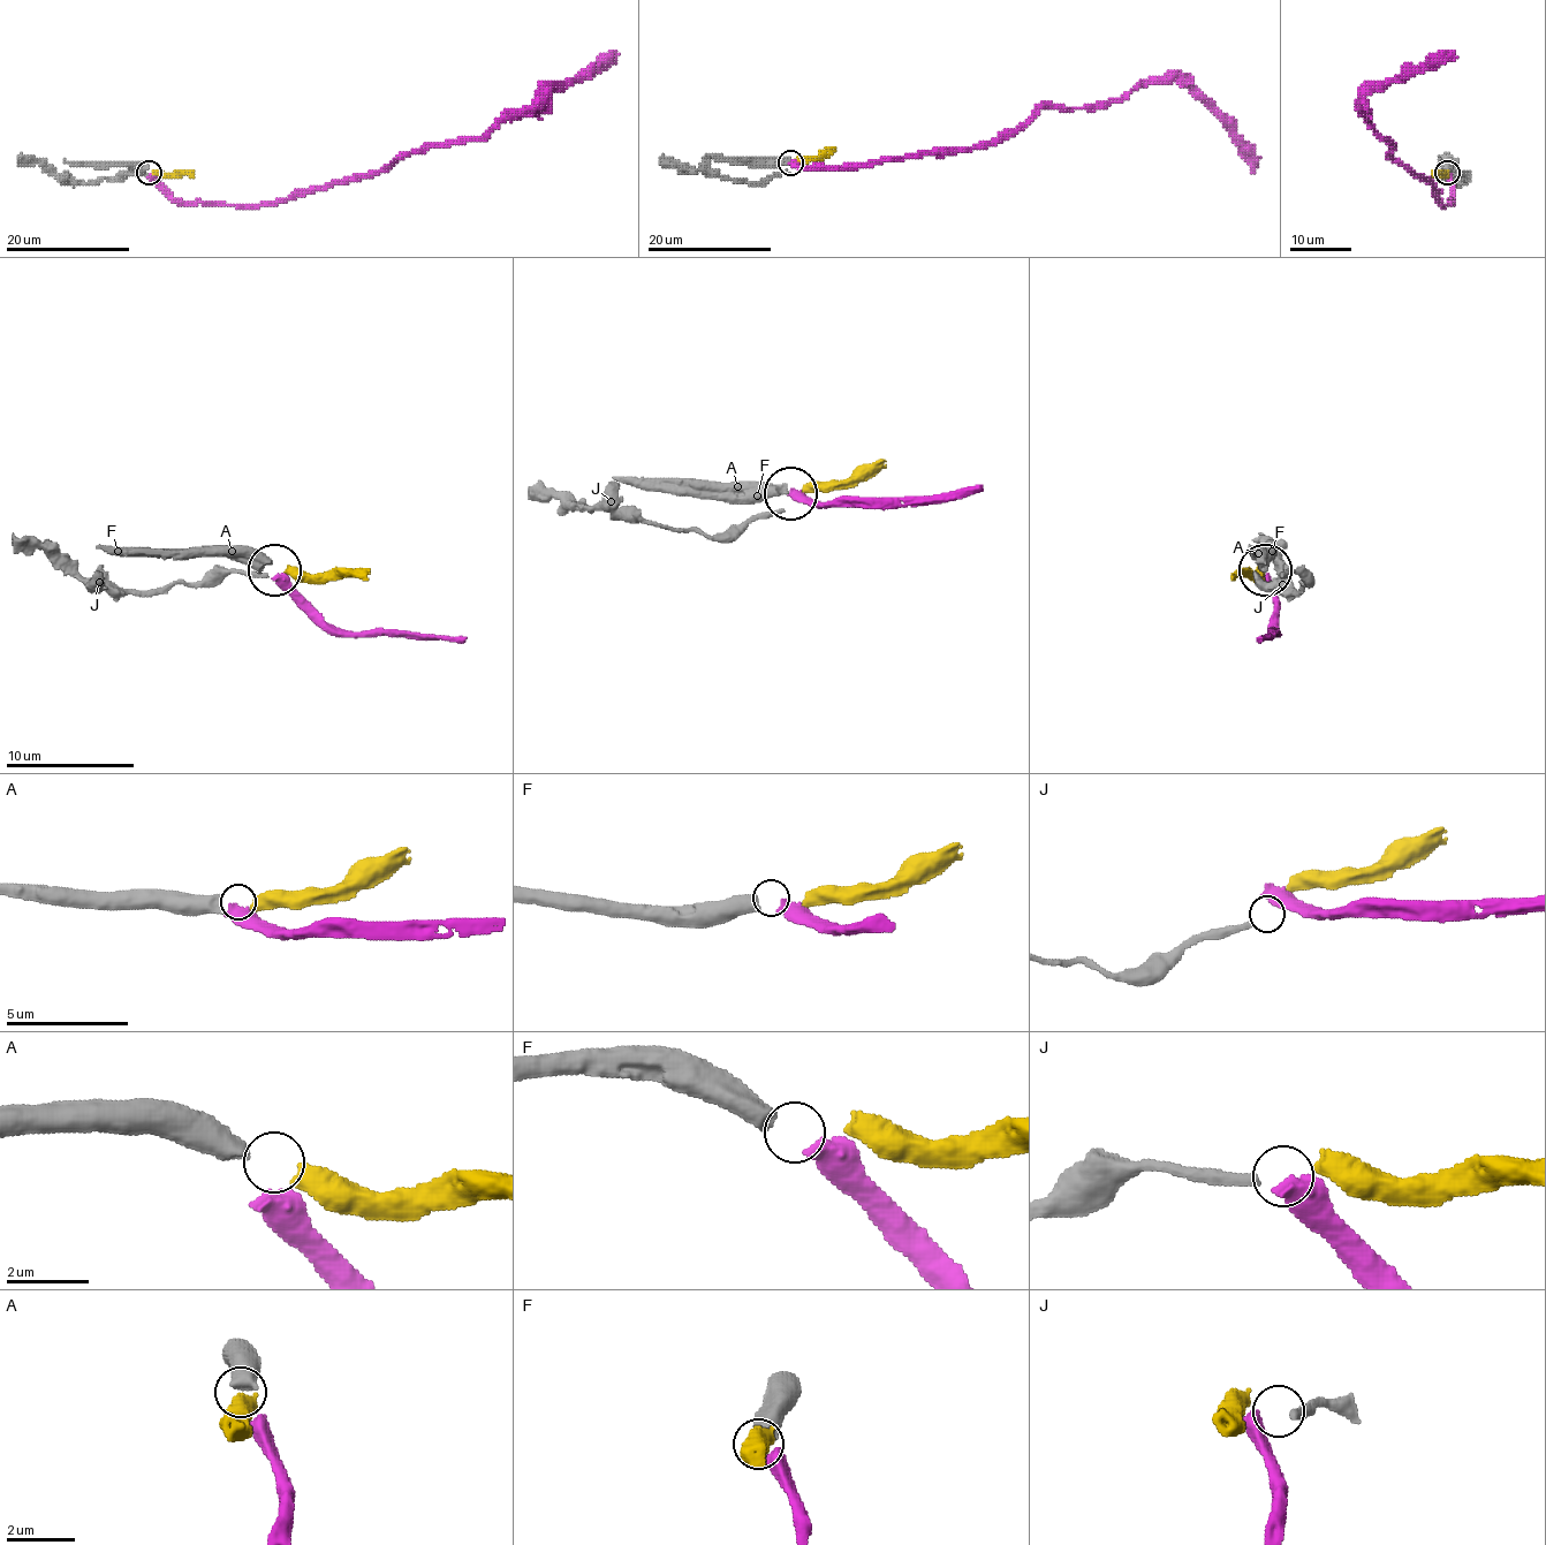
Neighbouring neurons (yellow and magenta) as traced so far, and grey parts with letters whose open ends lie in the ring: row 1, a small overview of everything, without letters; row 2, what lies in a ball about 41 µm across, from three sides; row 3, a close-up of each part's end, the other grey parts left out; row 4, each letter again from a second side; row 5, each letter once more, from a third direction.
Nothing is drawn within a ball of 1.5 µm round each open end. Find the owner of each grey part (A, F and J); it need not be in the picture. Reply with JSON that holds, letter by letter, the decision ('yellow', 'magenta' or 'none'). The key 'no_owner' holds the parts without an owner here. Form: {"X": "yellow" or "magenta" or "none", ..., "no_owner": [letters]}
{"A": "yellow", "F": "magenta", "J": "none", "no_owner": ["J"]}

